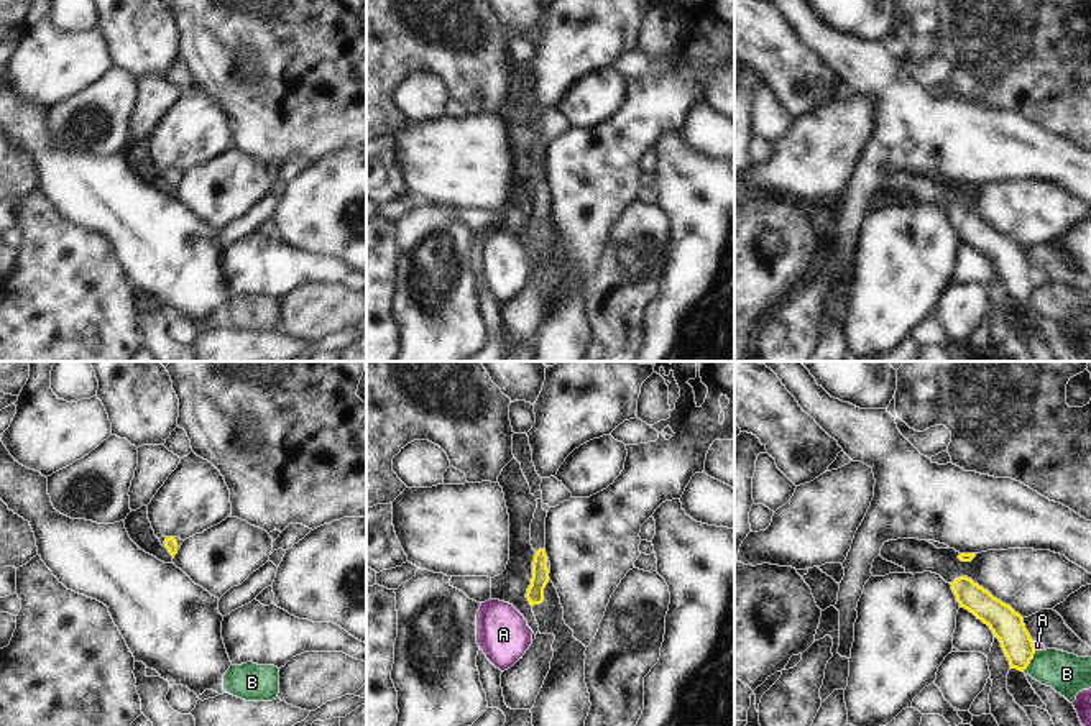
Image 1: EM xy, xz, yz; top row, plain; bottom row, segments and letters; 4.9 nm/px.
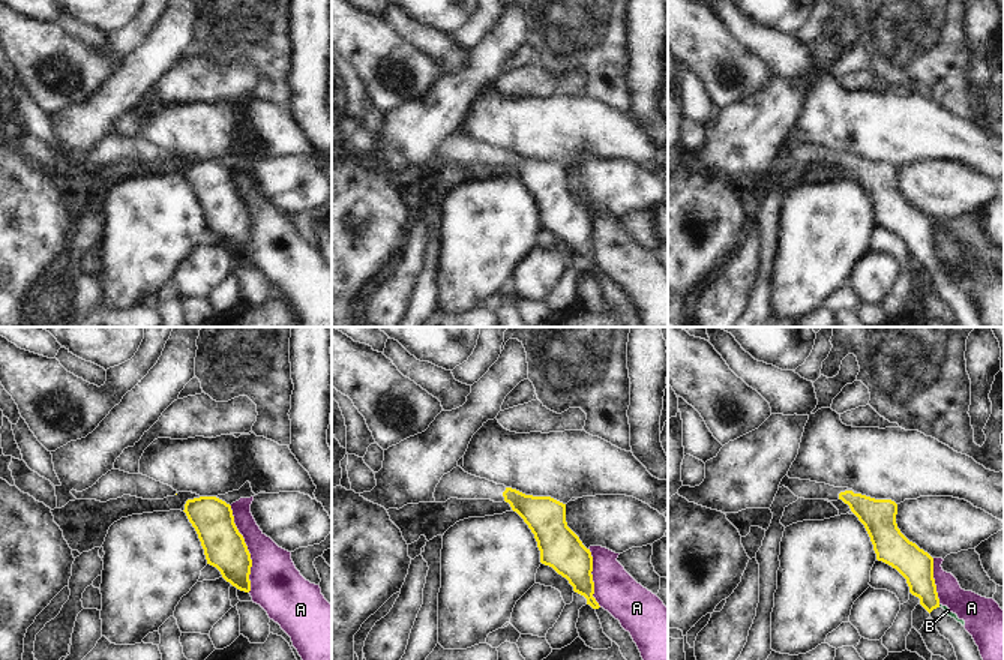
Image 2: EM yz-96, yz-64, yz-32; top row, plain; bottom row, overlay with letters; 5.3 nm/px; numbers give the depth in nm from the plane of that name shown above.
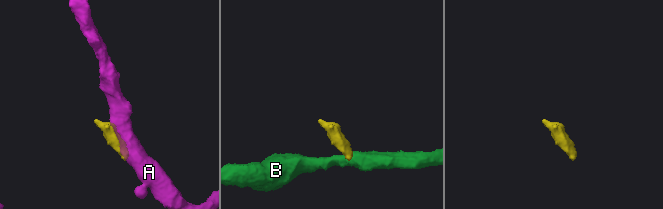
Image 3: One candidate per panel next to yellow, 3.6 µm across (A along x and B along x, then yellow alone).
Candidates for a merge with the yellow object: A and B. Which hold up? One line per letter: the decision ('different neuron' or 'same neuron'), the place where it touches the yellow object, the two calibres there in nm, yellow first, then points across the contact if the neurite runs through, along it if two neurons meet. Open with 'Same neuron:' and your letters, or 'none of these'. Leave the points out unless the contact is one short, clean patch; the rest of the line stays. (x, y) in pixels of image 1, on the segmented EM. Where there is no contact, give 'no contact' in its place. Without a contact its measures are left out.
Same neuron: none of these
A: different neuron; contact yz (1034, 646); calibres 160 and 30 nm
B: different neuron; contact yz (1031, 659); calibres 160 and 200 nm; border yz (1035, 651), (1022, 670)

